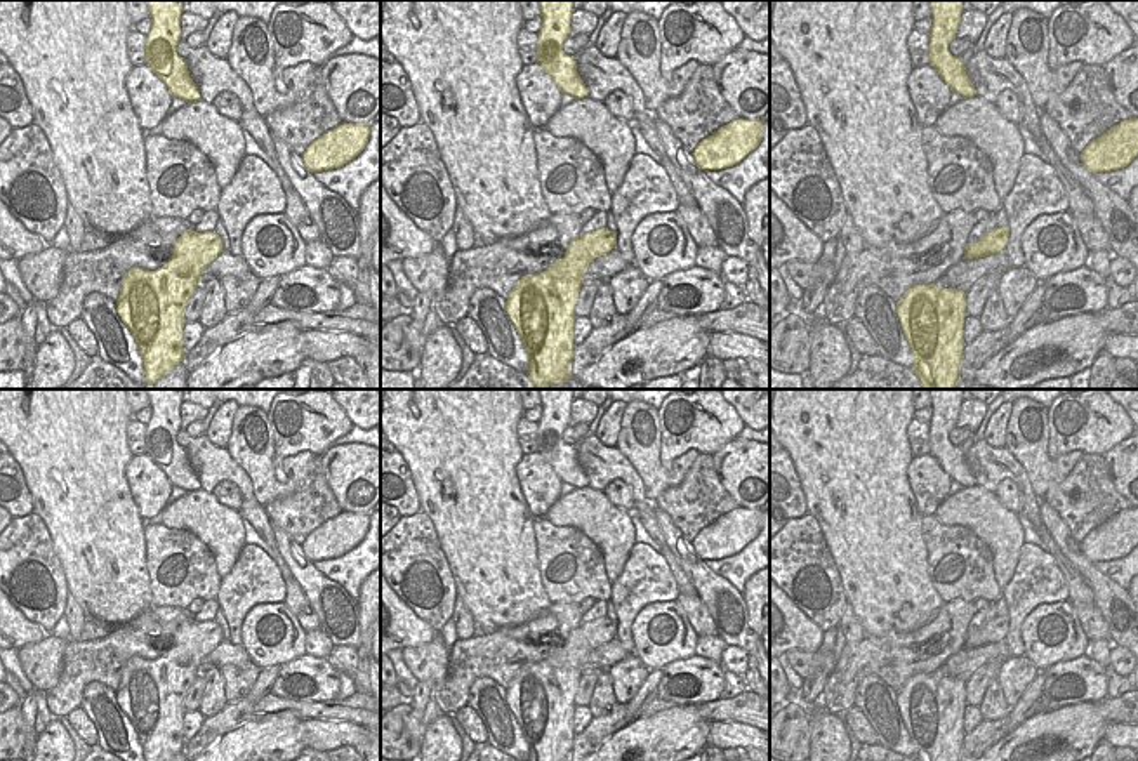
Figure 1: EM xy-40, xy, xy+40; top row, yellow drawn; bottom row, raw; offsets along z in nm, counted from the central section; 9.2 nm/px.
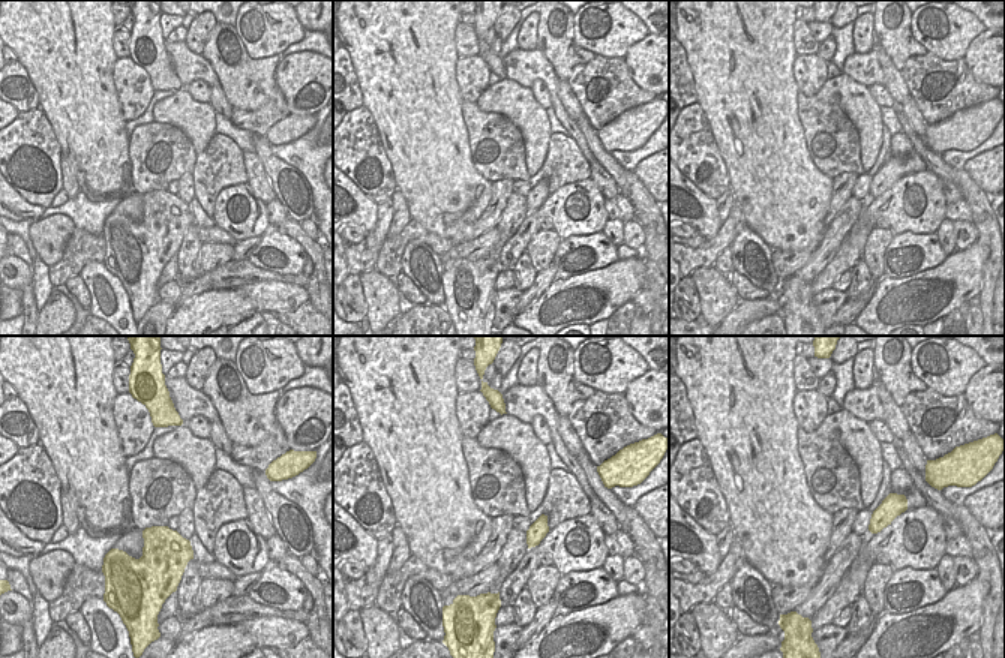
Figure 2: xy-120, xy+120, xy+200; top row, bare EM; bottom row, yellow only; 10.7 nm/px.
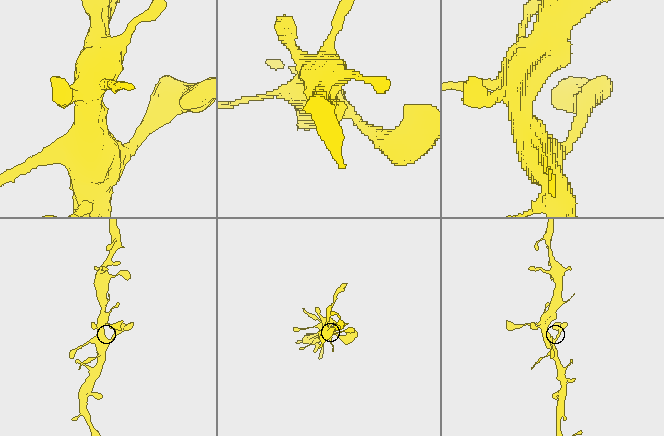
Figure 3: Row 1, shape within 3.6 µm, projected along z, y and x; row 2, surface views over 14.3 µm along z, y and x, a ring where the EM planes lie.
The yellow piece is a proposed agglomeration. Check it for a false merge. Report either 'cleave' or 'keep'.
keep

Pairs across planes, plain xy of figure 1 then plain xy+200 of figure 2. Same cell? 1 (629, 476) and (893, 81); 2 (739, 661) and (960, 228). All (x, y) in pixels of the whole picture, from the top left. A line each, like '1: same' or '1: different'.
1: different
2: same

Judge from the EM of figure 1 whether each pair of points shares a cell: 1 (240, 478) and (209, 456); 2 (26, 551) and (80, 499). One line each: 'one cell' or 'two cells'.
1: one cell
2: two cells

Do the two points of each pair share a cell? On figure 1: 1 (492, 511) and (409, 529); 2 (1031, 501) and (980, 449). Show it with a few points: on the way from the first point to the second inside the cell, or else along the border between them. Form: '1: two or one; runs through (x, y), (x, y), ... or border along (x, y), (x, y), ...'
1: two; border along (421, 509), (431, 522), (447, 562)
2: one; runs through (1024, 487), (1008, 469), (994, 463)

